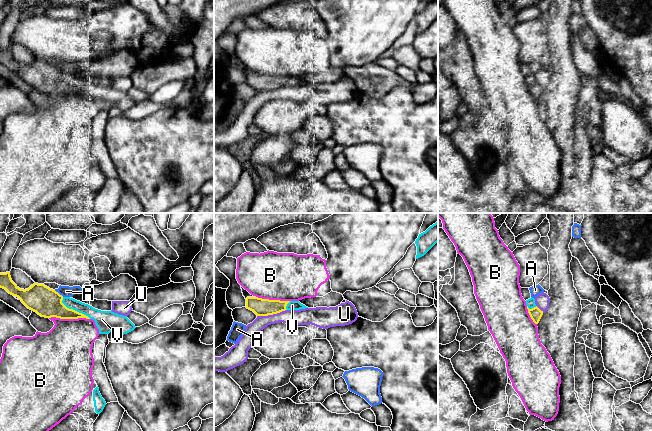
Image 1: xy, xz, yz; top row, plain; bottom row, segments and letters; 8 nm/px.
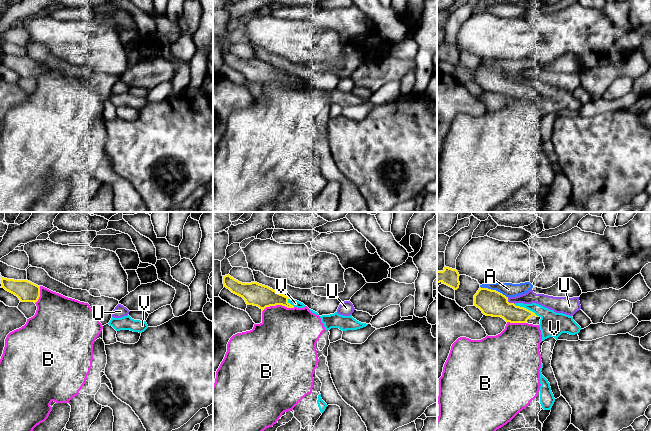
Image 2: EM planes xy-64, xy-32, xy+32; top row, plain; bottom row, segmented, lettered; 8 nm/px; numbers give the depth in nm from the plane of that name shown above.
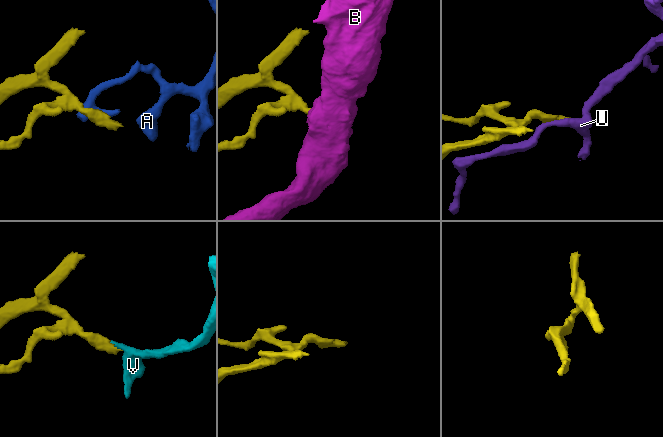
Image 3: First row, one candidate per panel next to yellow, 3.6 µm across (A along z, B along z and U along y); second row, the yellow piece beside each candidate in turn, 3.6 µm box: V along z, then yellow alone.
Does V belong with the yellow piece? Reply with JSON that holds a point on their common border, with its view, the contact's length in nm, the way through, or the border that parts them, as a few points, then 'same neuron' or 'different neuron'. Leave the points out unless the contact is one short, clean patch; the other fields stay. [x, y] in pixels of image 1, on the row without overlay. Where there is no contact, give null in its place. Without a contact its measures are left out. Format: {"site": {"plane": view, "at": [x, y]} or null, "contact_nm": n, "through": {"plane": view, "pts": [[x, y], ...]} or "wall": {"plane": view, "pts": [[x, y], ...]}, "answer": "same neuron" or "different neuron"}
{"site": {"plane": "xy", "at": [74, 86]}, "contact_nm": 280, "through": {"plane": "xy", "pts": [[46, 78], [74, 86], [84, 86], [103, 95]]}, "answer": "same neuron"}

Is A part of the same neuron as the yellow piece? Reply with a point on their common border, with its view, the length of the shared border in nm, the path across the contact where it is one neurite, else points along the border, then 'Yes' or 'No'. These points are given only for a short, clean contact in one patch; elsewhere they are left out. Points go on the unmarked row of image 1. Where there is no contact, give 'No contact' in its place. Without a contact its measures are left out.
Touches yellow at xy (58, 69). Shared border 90 nm. Boundary: xy (54, 66), (63, 72). No

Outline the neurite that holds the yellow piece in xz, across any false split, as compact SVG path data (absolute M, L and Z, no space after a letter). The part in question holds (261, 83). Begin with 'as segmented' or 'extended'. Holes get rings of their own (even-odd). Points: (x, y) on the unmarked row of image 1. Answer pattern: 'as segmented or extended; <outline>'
extended; M247 73L246 84L253 87L257 92L268 92L285 86L300 86L308 83L301 80L299 77L280 77Z

